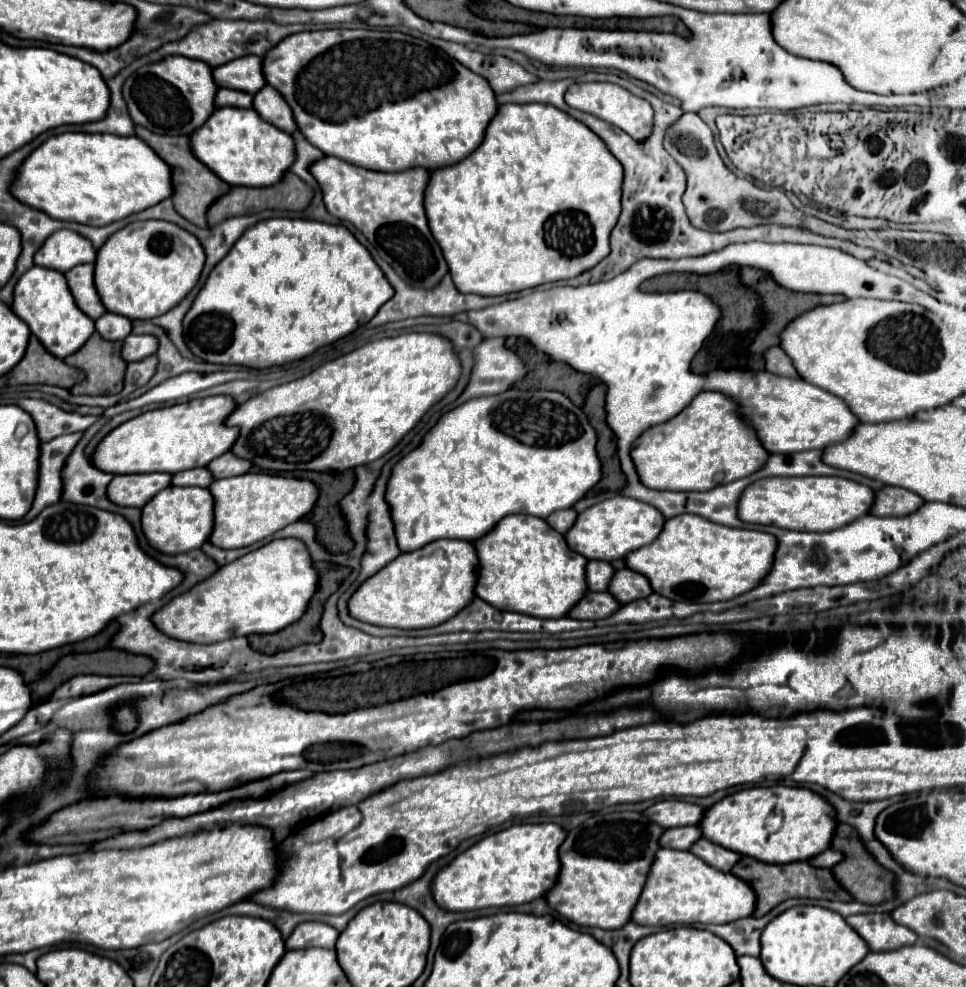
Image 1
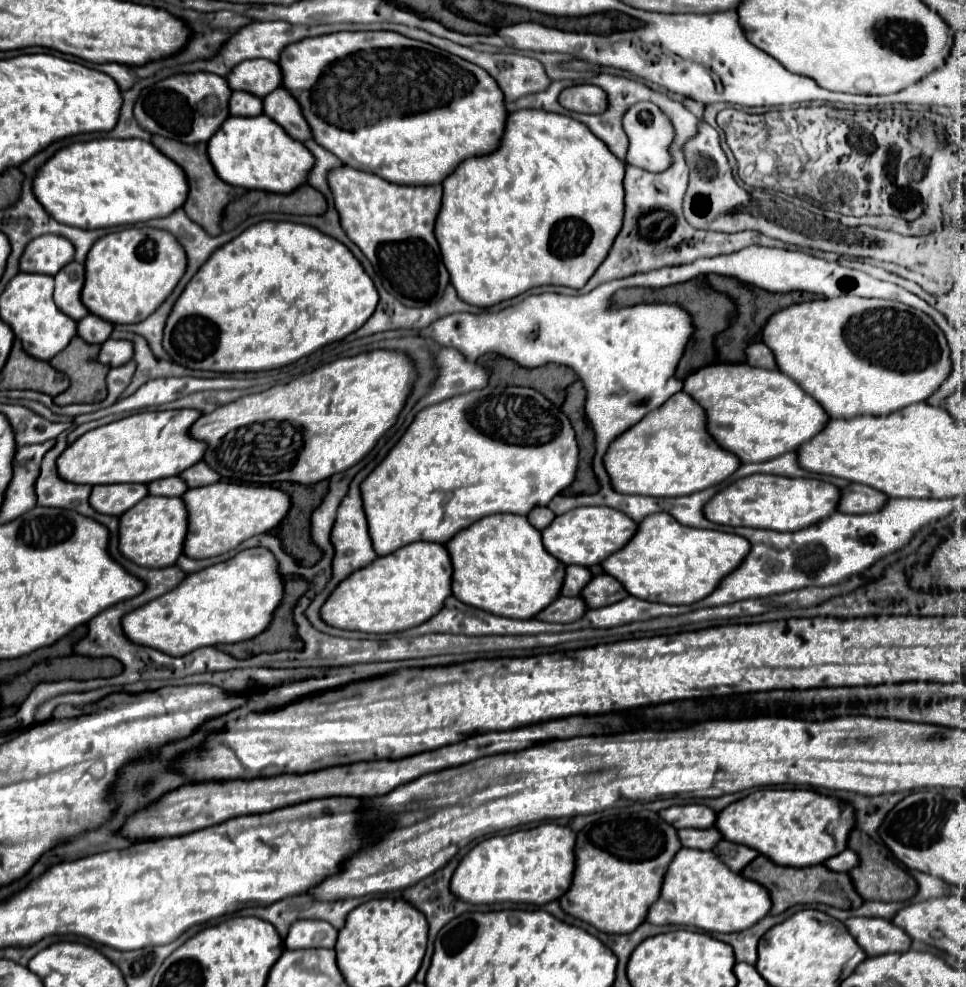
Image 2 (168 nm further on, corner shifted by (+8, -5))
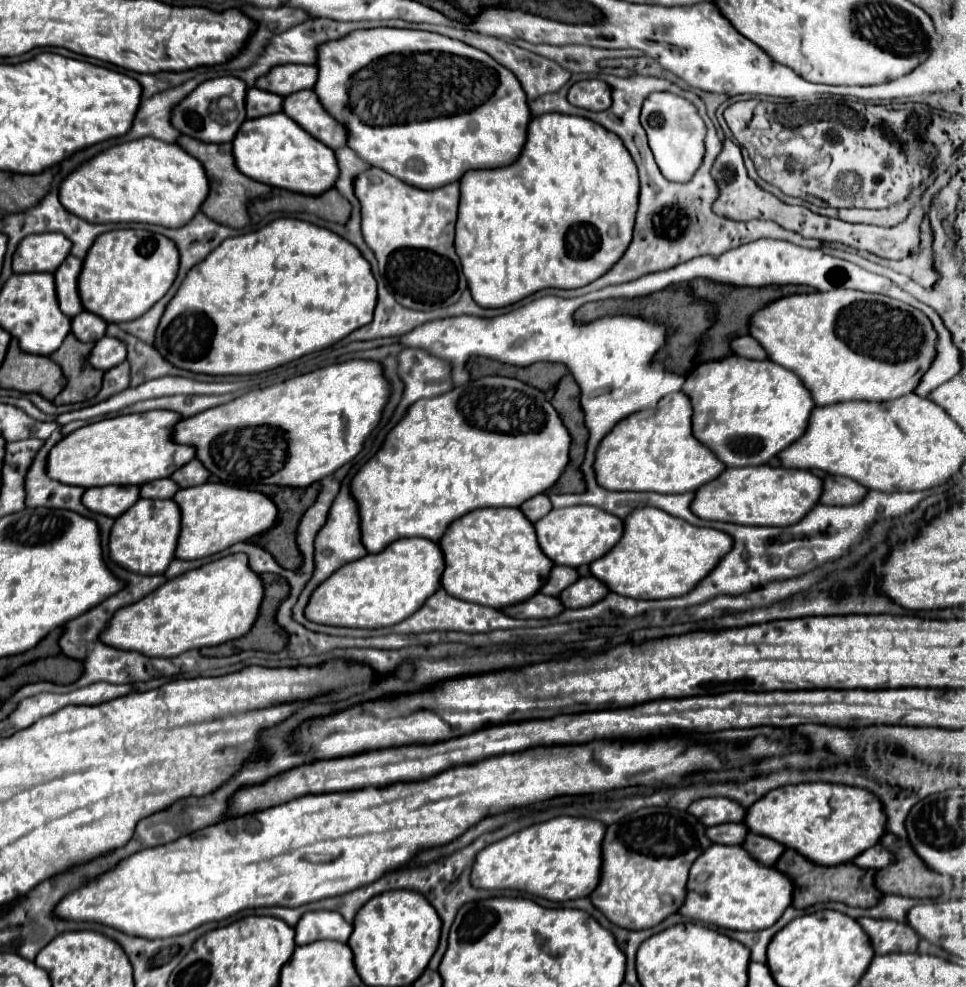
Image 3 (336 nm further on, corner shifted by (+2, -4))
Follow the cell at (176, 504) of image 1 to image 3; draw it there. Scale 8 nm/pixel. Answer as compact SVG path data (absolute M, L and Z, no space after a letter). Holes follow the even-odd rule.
M139 499L115 521L109 537L109 555L121 567L141 575L165 573L169 563L175 559L179 533L181 513L173 499Z

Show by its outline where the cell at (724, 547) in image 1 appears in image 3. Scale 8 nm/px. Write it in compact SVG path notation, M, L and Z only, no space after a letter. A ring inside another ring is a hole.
M643 507L625 519L625 537L617 543L617 549L613 549L613 553L607 553L607 557L601 557L601 561L595 561L591 565L591 573L593 577L601 579L613 593L621 593L625 597L633 599L683 597L689 591L693 591L717 567L721 557L725 557L731 549L733 539L723 531L709 527L695 527L657 507Z

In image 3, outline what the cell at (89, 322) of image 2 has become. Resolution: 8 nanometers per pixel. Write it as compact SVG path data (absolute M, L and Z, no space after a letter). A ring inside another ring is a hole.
M83 311L77 317L73 317L71 331L81 341L99 341L101 337L105 337L107 323L101 317L97 317L89 311Z

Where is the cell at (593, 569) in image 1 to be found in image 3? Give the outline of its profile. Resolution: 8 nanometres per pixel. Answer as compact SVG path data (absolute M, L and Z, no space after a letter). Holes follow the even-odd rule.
M557 565L551 569L549 581L543 585L543 593L545 595L559 595L561 589L567 589L569 585L573 585L579 579L577 569L573 567L565 567L565 565Z

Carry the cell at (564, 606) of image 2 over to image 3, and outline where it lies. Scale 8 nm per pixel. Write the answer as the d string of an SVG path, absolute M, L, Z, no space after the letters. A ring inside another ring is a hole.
M537 593L519 605L503 609L503 613L511 617L521 617L521 619L549 619L549 617L557 617L563 611L565 607L559 597L551 597L543 593Z

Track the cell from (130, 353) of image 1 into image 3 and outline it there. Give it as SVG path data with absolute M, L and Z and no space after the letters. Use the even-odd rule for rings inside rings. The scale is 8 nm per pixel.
M103 337L101 341L97 341L91 355L89 355L89 363L101 371L117 367L125 359L127 359L125 343L115 337Z

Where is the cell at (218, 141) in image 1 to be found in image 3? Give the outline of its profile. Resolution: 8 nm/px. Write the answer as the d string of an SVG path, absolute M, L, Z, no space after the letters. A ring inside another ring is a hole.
M285 113L247 119L233 139L233 157L243 175L259 183L303 195L321 195L323 191L331 189L339 173L333 151L305 133Z

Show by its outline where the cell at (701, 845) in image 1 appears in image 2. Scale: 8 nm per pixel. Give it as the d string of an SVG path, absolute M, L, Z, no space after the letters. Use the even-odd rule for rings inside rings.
M721 840L715 848L713 848L715 854L719 854L719 858L731 866L733 872L739 872L743 870L743 866L747 866L747 862L751 862L753 858L759 856L757 850L749 848L749 846L743 846L743 844L735 844L735 842L729 842L729 840Z

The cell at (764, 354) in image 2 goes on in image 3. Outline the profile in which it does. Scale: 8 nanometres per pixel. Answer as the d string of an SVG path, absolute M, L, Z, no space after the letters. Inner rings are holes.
M751 335L733 339L733 353L739 357L747 357L747 359L759 359L759 361L767 359L767 351Z

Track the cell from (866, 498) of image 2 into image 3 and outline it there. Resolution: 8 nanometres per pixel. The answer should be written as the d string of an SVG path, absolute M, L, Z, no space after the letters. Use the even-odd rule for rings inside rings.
M829 475L823 479L823 485L825 485L825 495L821 495L823 505L857 505L869 493L867 487L849 477Z

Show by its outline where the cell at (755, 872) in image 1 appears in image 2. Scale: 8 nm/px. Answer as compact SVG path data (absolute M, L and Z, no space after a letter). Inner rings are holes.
M757 856L743 872L745 878L755 880L759 884L763 884L769 892L771 892L771 900L773 900L773 908L771 914L781 914L791 906L797 904L829 904L835 908L859 908L863 904L863 898L857 894L851 876L847 876L845 872L833 872L827 866L809 866L809 868L791 868L791 866L779 866L775 862L771 862L767 856Z

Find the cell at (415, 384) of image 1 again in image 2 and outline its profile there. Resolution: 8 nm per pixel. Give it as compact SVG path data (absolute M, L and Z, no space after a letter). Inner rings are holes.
M395 350L363 352L351 358L329 362L291 380L289 384L273 386L265 392L249 394L219 406L209 414L203 414L189 428L189 434L191 438L207 444L203 460L225 480L243 484L297 482L309 486L331 478L337 472L345 472L371 452L377 440L395 424L415 378L415 366L405 354Z

